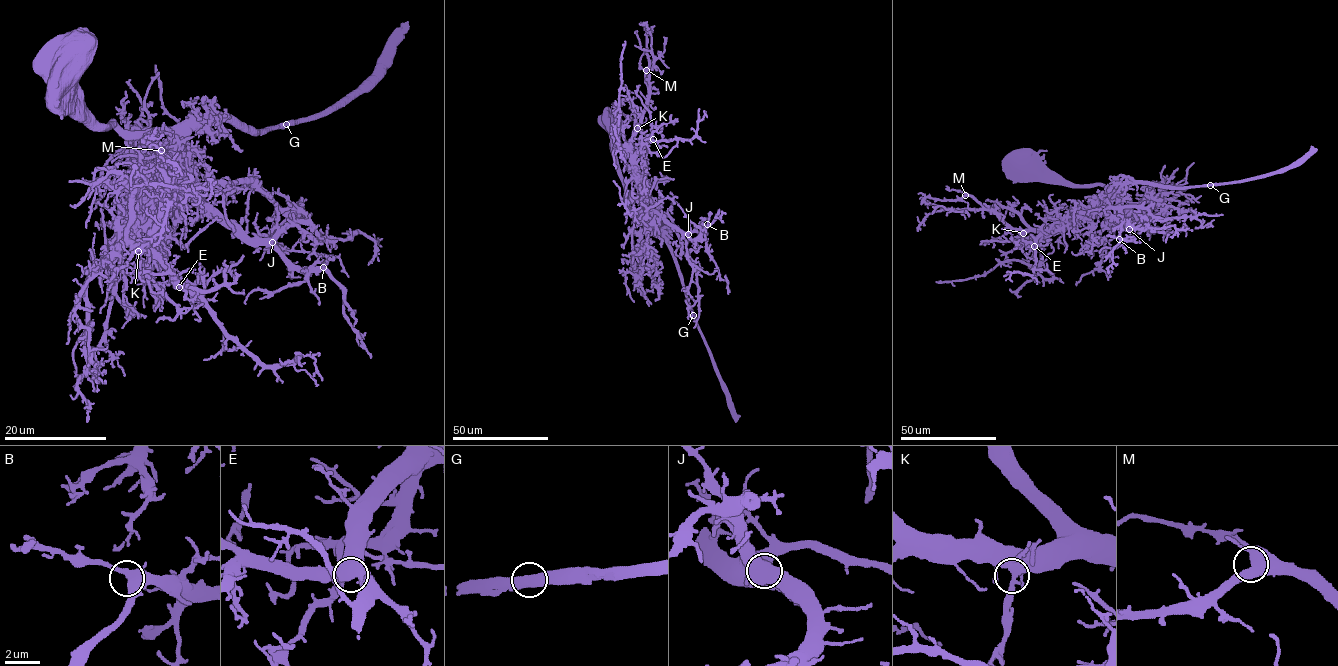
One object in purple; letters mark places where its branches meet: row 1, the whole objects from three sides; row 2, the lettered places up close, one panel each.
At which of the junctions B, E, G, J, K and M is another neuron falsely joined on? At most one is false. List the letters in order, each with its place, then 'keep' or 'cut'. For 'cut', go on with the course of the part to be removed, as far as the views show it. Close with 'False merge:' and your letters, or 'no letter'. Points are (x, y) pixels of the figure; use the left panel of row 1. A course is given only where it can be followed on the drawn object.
B: place (323, 267); keep
E: place (179, 287); keep
G: place (286, 124); keep
J: place (272, 242); keep
K: place (138, 251); keep
M: place (161, 150); keep
False merge: no letter

